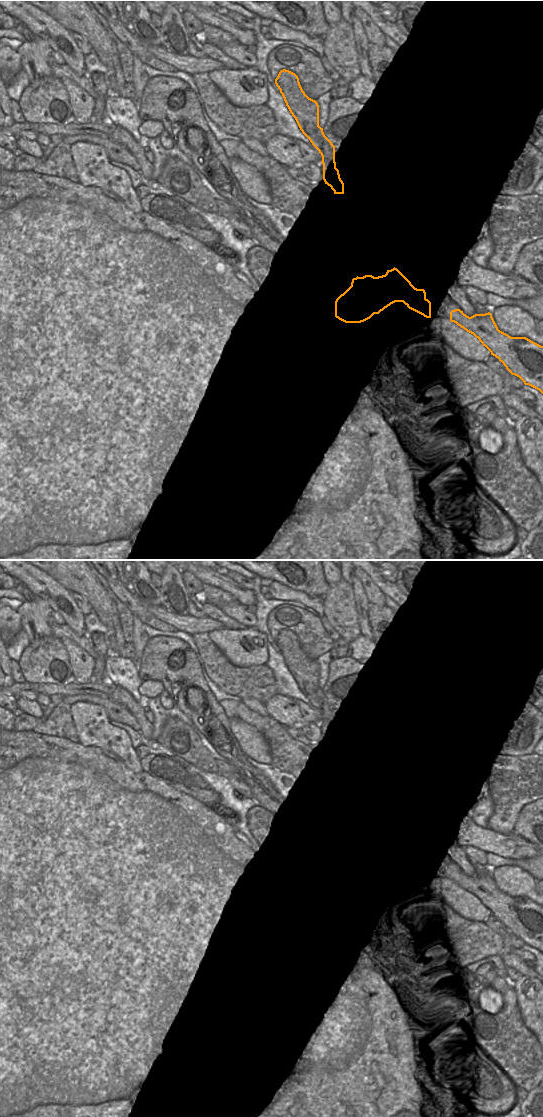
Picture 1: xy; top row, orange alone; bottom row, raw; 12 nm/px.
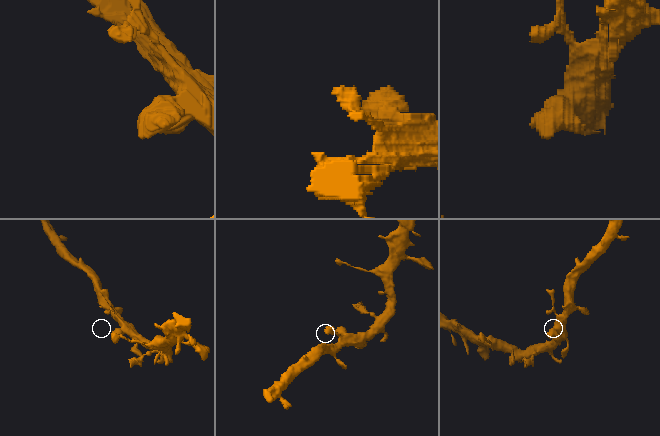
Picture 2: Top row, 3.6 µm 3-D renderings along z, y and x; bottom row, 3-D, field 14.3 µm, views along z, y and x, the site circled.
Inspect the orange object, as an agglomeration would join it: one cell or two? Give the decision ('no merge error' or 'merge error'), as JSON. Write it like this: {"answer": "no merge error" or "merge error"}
{"answer": "no merge error"}

